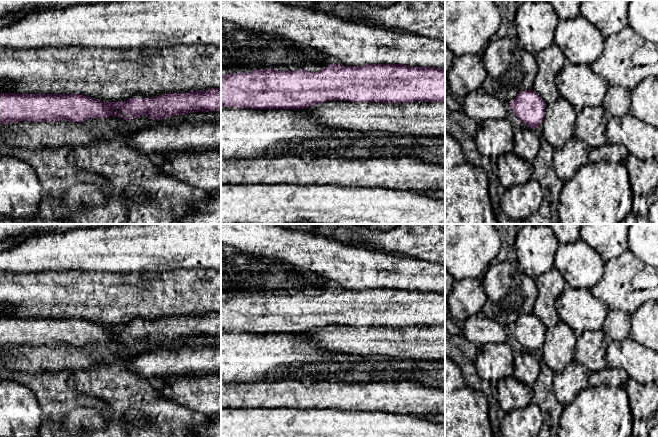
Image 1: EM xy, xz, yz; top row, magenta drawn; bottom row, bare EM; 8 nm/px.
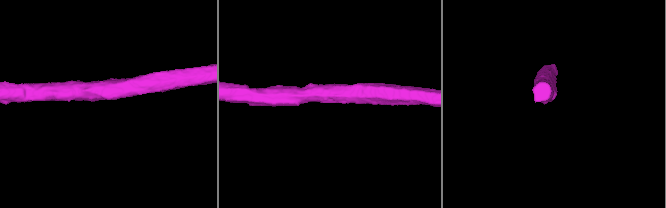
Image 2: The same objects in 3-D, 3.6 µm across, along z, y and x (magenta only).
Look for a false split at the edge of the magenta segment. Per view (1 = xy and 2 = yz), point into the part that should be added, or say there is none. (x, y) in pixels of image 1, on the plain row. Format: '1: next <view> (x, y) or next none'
1: next xy (136, 320)
2: next none

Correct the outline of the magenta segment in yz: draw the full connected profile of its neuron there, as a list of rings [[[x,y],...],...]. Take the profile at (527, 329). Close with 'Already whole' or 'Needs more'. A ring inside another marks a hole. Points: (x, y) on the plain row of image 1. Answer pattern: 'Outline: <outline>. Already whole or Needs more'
Outline: [[[533,314],[517,318],[509,328],[510,334],[529,352],[539,352],[544,344],[546,327]]]. Already whole

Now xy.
Outline: [[[221,312],[205,315],[168,317],[155,321],[135,319],[126,325],[102,326],[98,323],[79,318],[18,318],[0,317],[0,348],[20,345],[56,346],[60,344],[84,346],[89,342],[106,342],[116,340],[124,344],[147,340],[153,344],[170,342],[175,339],[195,337],[198,335],[221,334]]]. Needs more

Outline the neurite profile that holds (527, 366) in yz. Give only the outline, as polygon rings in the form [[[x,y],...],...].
[[[515,352],[513,353],[513,376],[521,383],[532,387],[540,374],[541,363],[542,361],[532,352]]]

